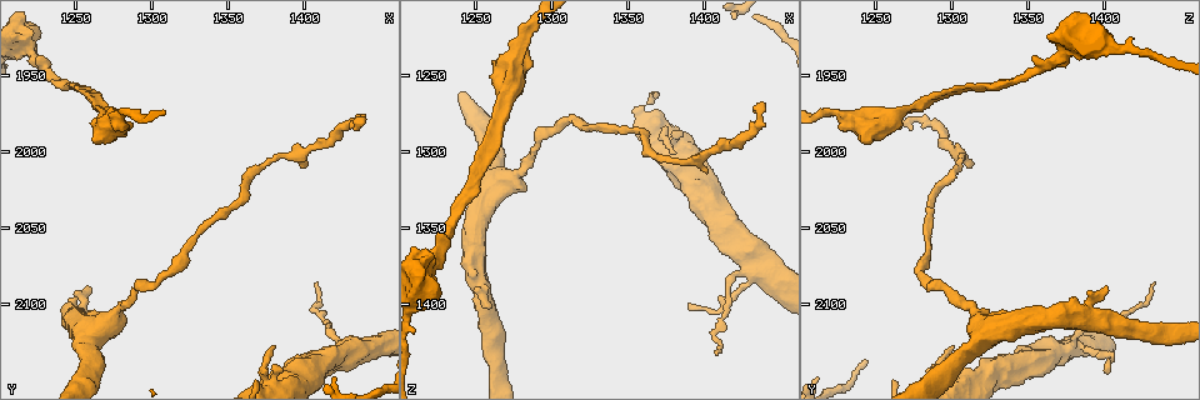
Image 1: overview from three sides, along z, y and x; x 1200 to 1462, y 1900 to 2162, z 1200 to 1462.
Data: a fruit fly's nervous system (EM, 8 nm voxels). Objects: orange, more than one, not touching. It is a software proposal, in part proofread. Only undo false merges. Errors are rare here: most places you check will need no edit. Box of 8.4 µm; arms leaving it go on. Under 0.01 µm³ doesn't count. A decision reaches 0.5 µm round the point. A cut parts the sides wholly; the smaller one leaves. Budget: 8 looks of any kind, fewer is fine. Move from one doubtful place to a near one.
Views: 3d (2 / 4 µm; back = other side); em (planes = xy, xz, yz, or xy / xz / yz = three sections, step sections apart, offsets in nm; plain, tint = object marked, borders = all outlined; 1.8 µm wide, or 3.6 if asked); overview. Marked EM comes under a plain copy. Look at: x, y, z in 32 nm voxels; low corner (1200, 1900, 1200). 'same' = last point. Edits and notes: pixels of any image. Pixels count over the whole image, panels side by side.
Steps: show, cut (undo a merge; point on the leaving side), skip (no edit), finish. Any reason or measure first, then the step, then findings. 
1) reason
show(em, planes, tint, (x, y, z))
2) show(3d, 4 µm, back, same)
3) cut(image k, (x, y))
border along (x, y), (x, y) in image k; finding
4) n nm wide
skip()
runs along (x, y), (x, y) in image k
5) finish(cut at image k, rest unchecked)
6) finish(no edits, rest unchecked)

show(em, 3.6 µm, xz, step 4, tint, (1260, 2126, 1318))

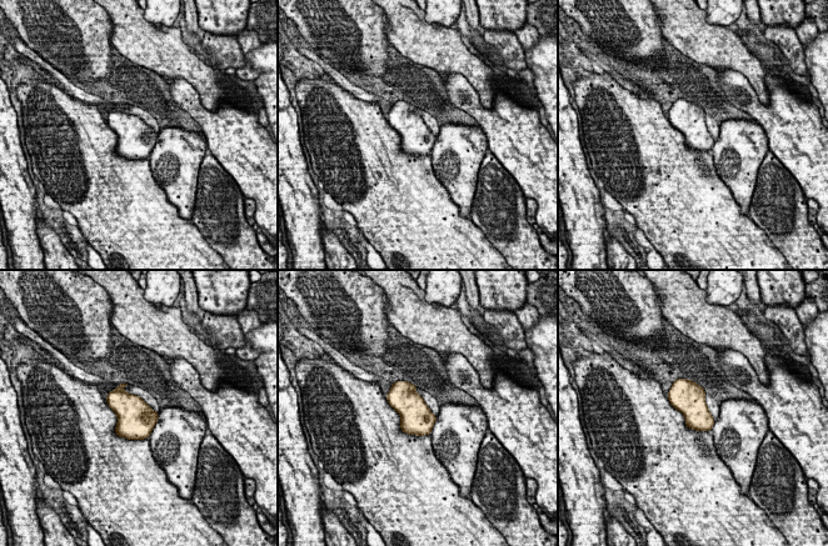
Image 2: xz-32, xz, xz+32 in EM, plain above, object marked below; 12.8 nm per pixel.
cut it another way
show(em, 3.6 µm, planes, borders, same)

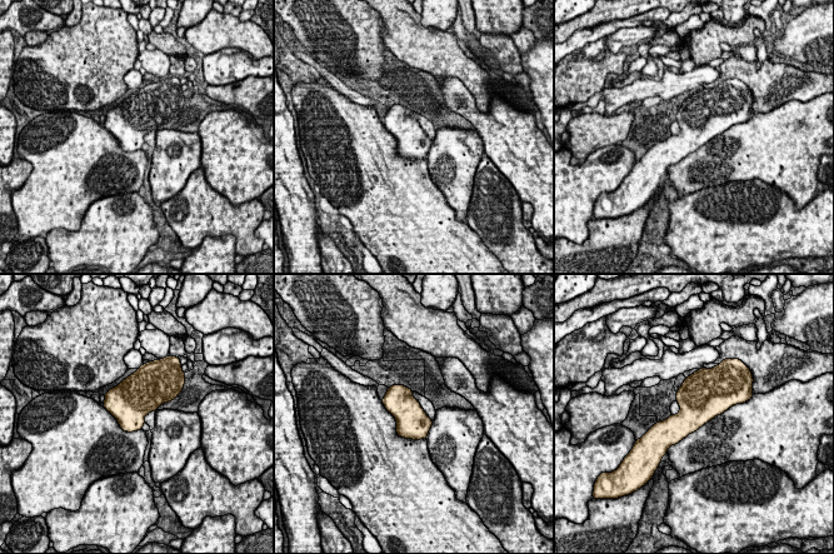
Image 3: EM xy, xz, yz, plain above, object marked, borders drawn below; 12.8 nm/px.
skip()
continuous, no second neuron

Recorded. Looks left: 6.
sudden change in width
show(em, yz, step 8, tint, (1280, 1976, 1226))

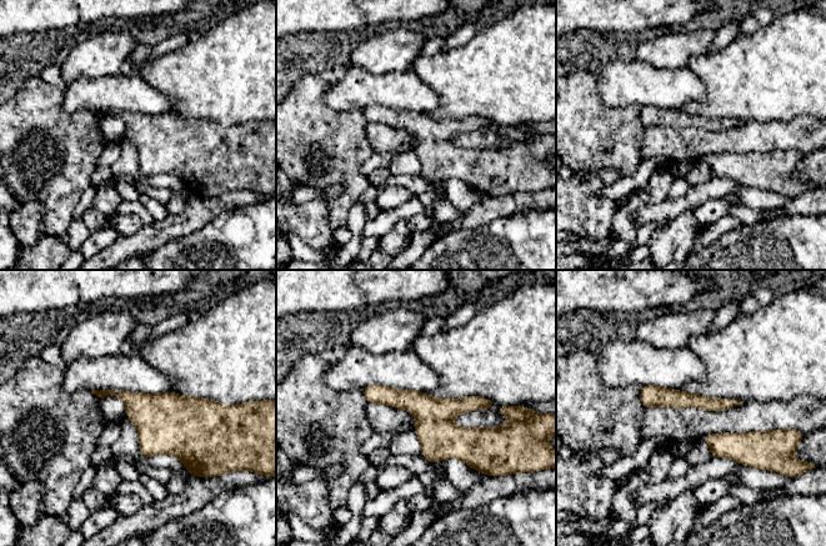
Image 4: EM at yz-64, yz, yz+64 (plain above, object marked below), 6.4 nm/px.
cut it another way
show(em, planes, tint, same)

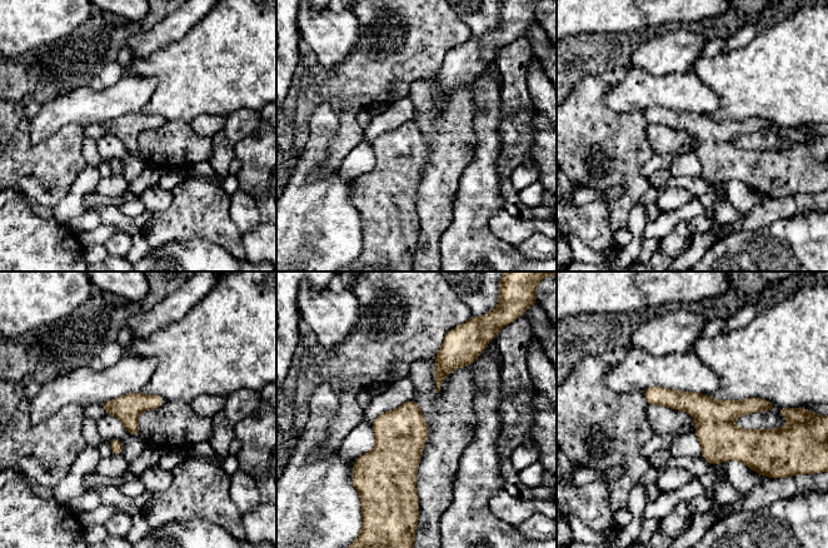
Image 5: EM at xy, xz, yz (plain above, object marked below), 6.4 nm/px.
skip()
all the same neuron

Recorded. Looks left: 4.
thick turns thin
show(em, 3.6 µm, xz, step 8, tint, (1220, 1934, 1378))

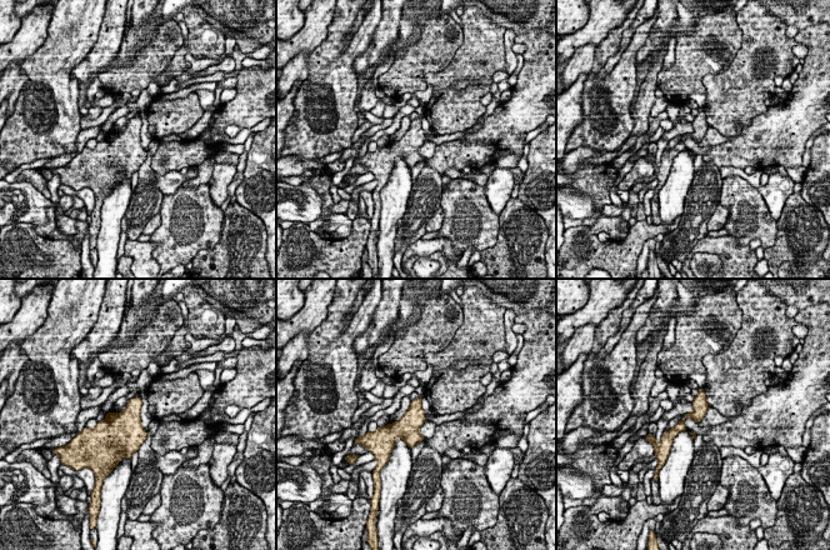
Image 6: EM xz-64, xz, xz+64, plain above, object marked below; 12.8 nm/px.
show(em, 3.6 µm, planes, tint, same)

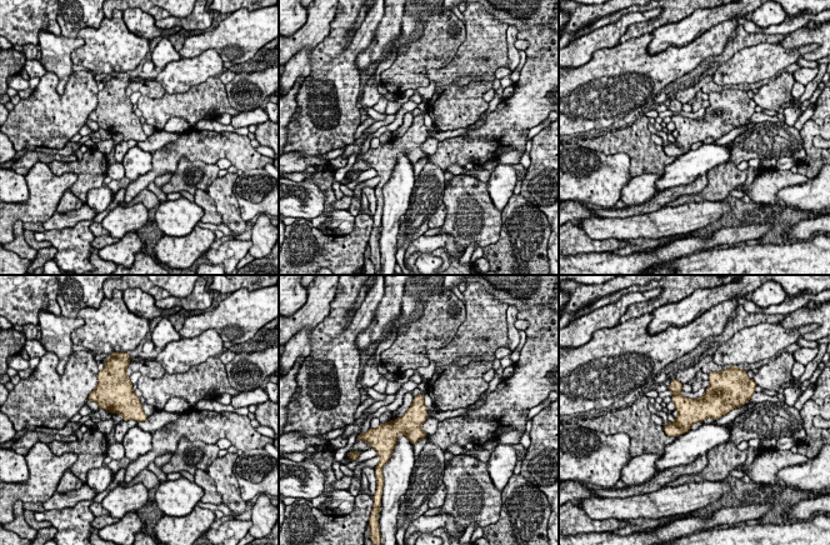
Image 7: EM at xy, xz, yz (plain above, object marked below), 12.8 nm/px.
skip()
one neuron here

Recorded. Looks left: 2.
finish(no edits, rest unchecked)

